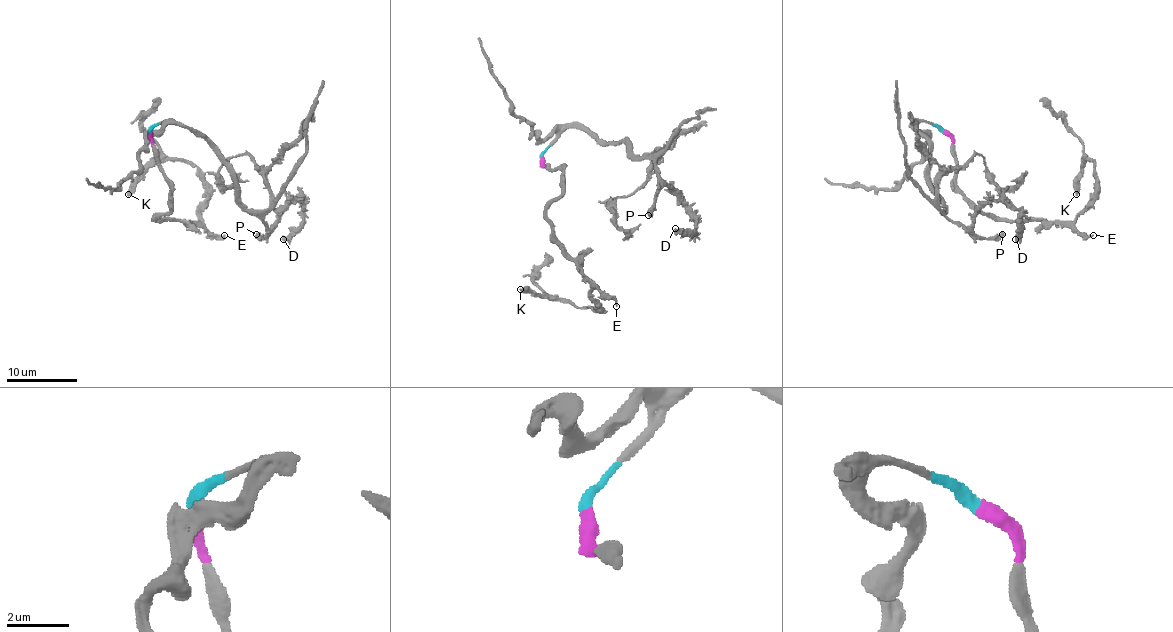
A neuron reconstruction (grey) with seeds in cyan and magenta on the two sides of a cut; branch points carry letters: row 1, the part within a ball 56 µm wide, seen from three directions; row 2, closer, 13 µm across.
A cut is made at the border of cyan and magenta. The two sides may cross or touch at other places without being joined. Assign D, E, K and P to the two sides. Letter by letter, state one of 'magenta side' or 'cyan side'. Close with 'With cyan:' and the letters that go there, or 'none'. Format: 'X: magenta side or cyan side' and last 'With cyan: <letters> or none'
D: cyan side
E: magenta side
K: magenta side
P: cyan side
With cyan: D, P

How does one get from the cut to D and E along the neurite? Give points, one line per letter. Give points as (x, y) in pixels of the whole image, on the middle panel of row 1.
D: (541, 157), (566, 128), (577, 127), (650, 157), (655, 173), (689, 207), (694, 232), (675, 228)
E: (541, 157), (548, 169), (563, 173), (563, 192), (548, 207), (552, 239), (616, 306)

